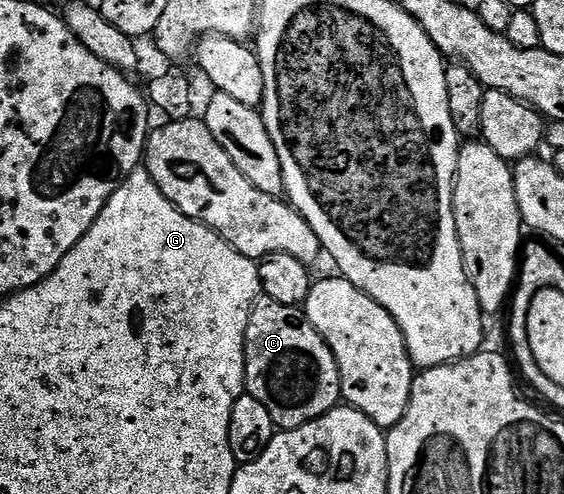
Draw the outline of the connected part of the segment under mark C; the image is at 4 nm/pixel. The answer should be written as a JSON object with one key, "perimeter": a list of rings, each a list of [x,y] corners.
{"perimeter":[[[260,298],[253,304],[245,334],[245,391],[271,413],[274,428],[290,431],[323,417],[342,402],[339,365],[323,337],[307,321],[301,307],[279,305],[279,301]]]}

